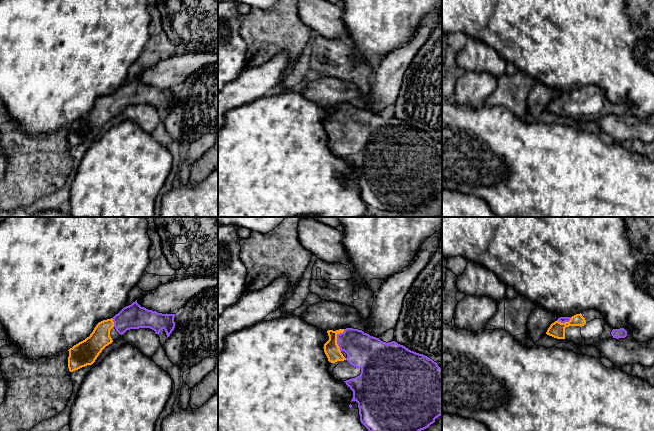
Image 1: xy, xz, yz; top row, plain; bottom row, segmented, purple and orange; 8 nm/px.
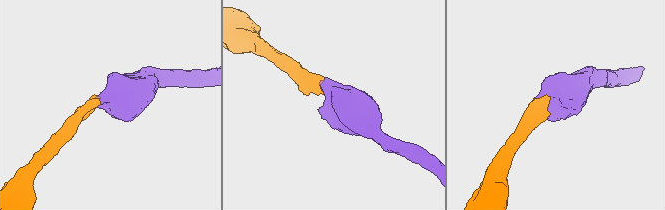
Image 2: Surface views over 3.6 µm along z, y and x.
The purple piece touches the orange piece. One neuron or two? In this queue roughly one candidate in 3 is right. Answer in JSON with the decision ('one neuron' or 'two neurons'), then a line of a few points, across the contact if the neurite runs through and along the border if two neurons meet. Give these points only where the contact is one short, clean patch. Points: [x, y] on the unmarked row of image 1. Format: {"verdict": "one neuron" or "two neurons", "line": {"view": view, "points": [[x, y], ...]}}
{"verdict": "one neuron", "line": {"view": "xz", "points": [[363, 127], [350, 116], [337, 115], [331, 124]]}}

